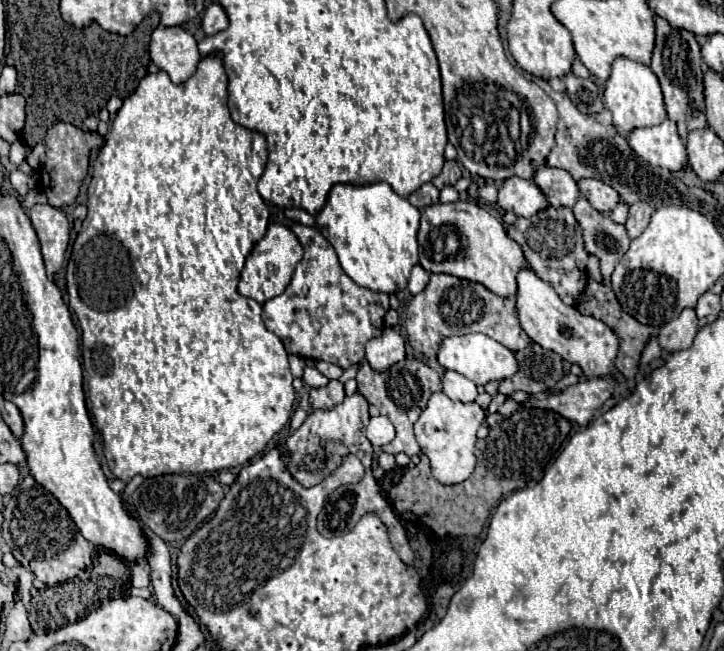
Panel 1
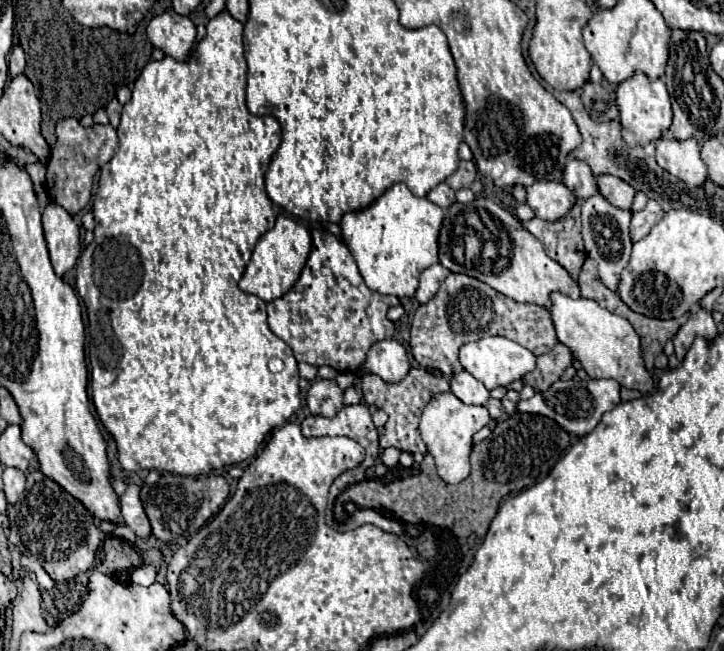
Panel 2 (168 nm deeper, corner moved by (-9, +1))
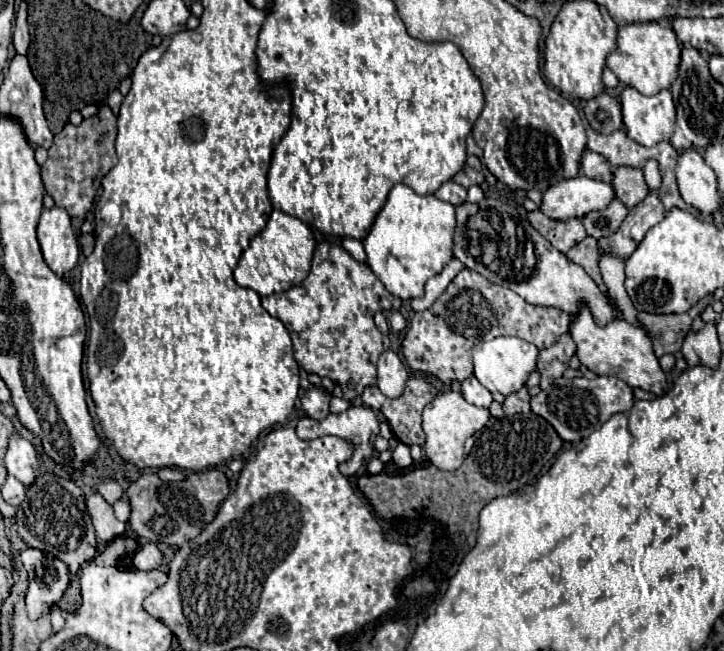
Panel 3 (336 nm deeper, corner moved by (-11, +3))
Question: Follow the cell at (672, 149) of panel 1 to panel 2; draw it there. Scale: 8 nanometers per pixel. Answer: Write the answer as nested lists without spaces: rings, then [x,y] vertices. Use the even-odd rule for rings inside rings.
[[[663,135],[655,141],[657,163],[691,187],[701,187],[707,179],[707,167],[699,157],[699,143],[695,139],[677,141]]]

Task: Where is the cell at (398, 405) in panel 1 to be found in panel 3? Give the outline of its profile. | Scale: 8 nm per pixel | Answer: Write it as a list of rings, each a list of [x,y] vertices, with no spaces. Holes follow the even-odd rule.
[[[411,377],[407,381],[405,393],[399,399],[385,397],[377,385],[367,387],[361,395],[363,403],[375,411],[381,411],[389,425],[393,435],[407,445],[423,445],[425,433],[421,429],[421,413],[423,407],[437,395],[437,389],[425,381],[423,377]]]

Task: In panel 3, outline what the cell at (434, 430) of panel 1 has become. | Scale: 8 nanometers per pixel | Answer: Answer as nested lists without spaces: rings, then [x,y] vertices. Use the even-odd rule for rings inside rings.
[[[445,391],[437,395],[423,411],[423,431],[427,435],[425,439],[425,455],[427,459],[443,469],[443,471],[455,471],[463,463],[463,443],[467,437],[483,429],[489,421],[489,411],[483,407],[475,407],[463,399],[459,391]]]

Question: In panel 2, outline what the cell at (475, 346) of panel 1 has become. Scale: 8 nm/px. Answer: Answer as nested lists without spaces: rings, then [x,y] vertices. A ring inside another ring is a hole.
[[[483,337],[479,341],[465,343],[459,349],[459,361],[463,369],[469,371],[475,379],[479,379],[487,389],[503,387],[535,369],[535,355],[507,337]]]

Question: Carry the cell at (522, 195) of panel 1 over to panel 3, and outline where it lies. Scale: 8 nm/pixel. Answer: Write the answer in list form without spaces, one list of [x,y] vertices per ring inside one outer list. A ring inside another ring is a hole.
[[[583,173],[565,179],[543,193],[541,211],[559,221],[567,221],[573,217],[583,219],[591,211],[607,209],[607,205],[615,199],[615,191],[611,183],[595,181],[585,177]]]

